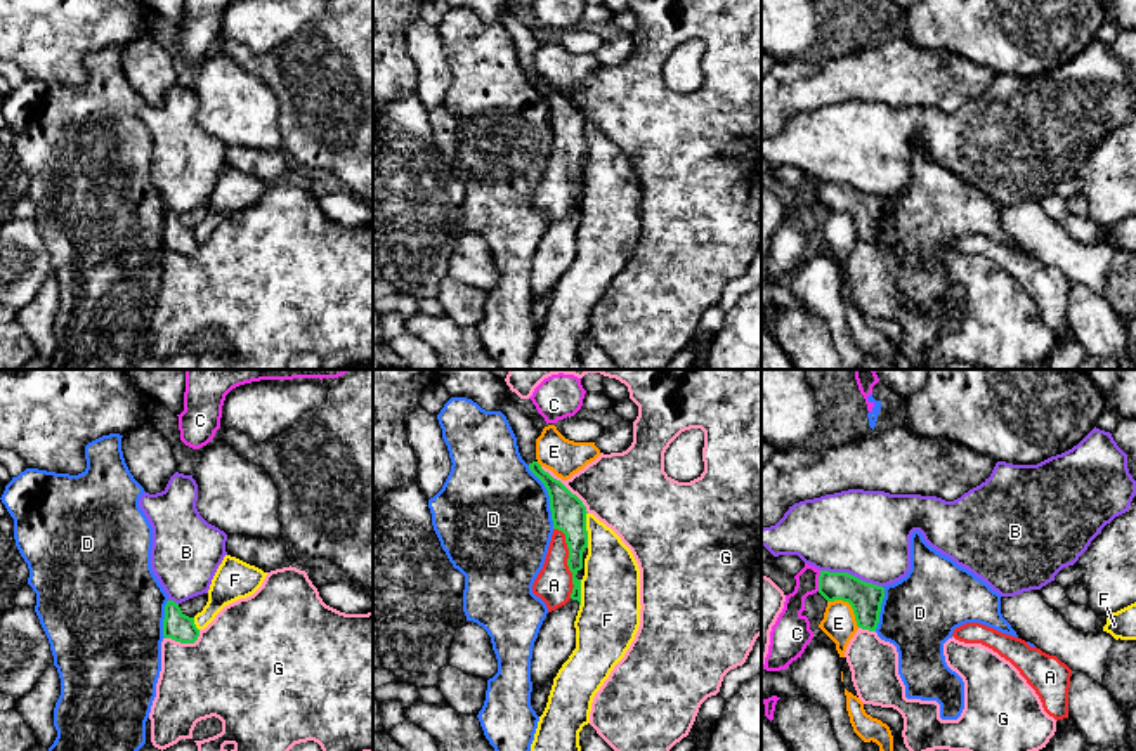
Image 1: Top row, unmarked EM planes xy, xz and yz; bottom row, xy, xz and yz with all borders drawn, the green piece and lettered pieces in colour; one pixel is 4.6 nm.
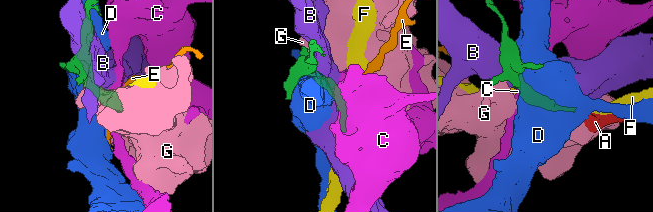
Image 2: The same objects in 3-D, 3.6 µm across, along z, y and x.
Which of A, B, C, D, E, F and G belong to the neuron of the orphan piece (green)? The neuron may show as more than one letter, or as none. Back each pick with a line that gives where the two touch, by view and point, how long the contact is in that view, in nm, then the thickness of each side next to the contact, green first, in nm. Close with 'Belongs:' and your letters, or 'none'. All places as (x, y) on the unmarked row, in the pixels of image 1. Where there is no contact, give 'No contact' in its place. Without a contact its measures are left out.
A: Touches green at xz (568, 172). Shared border 340 nm. Thickness 160 nm (green) against 180 nm
Belongs: A

